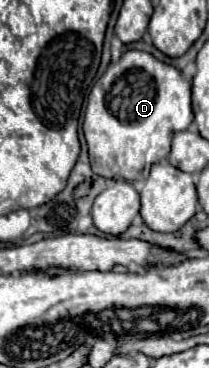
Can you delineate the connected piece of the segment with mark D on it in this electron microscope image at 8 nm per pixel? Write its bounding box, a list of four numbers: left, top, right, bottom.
[83,50,193,182]

